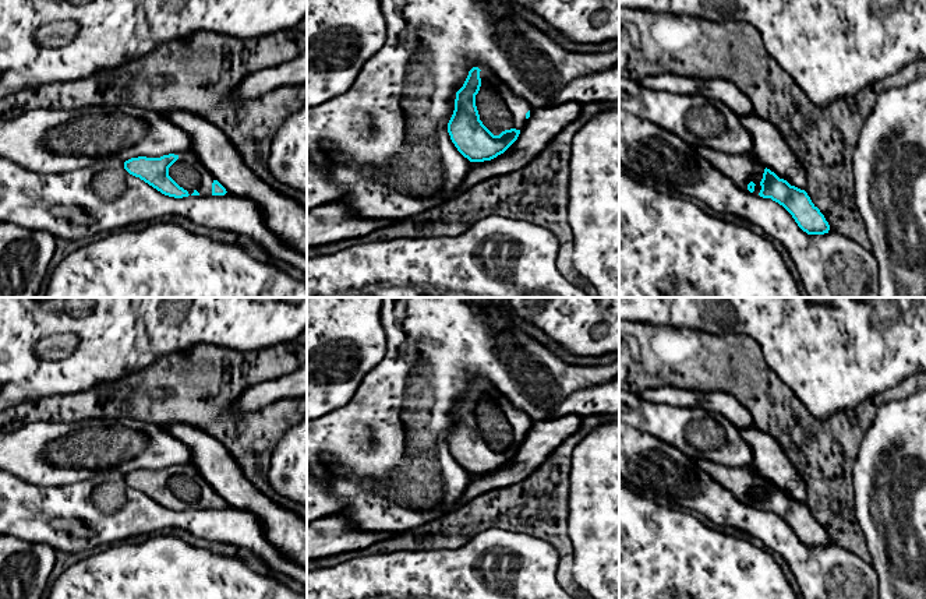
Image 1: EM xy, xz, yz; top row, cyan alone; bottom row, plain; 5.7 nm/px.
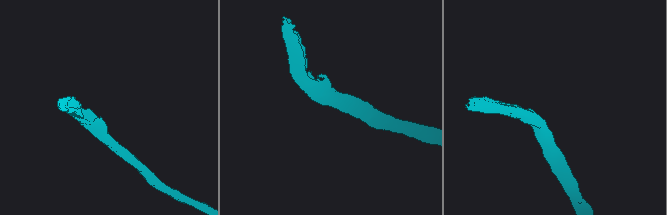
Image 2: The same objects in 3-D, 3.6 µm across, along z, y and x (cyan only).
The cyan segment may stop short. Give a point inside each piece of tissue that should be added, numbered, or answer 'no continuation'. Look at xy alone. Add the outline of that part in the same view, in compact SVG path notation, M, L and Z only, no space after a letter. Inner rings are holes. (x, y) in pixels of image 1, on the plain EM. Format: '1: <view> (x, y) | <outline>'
1: xy (187, 483) | M192 464L173 465L179 472L169 480L169 489L191 508L195 503L199 508L212 508L213 489L204 480Z

